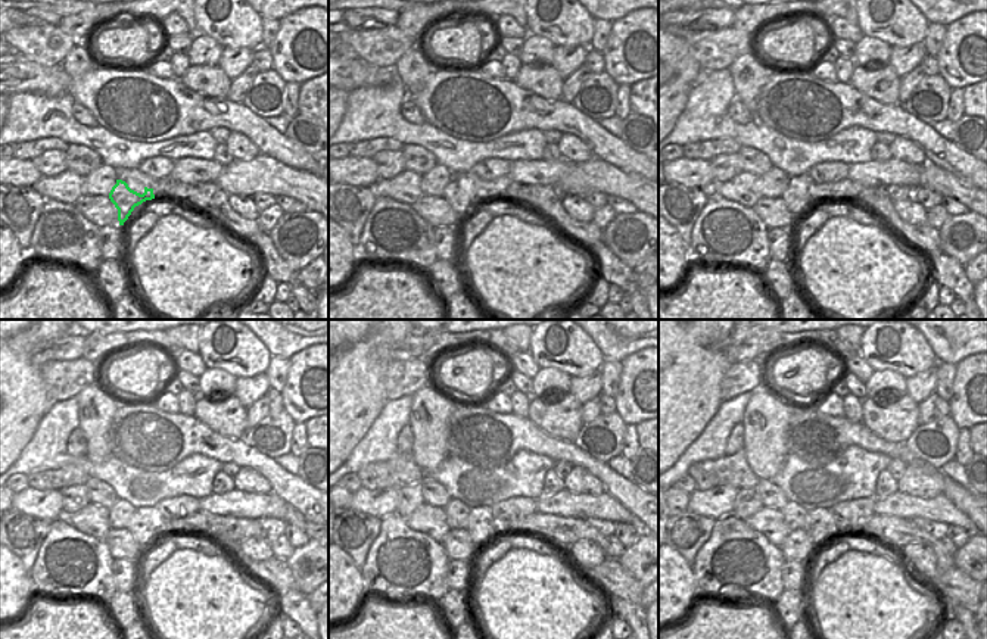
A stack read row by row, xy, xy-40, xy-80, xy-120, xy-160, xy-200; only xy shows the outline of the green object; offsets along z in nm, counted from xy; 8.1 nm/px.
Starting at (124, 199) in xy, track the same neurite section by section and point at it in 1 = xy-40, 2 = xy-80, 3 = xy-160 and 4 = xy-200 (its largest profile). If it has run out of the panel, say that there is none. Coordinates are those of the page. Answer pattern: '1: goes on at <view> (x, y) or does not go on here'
1: goes on at xy-40 (458, 193)
2: goes on at xy-80 (799, 195)
3: goes on at xy-160 (482, 526)
4: goes on at xy-200 (819, 524)

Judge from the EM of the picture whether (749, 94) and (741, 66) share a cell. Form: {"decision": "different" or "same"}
{"decision": "same"}

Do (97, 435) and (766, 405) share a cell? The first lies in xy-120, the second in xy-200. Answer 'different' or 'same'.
same

